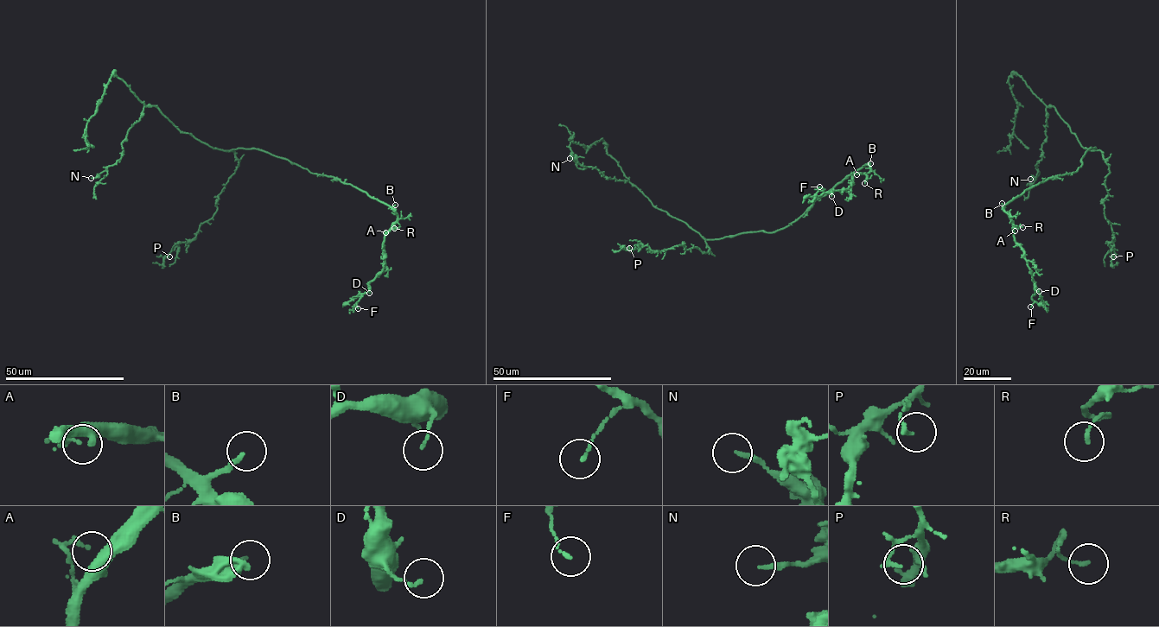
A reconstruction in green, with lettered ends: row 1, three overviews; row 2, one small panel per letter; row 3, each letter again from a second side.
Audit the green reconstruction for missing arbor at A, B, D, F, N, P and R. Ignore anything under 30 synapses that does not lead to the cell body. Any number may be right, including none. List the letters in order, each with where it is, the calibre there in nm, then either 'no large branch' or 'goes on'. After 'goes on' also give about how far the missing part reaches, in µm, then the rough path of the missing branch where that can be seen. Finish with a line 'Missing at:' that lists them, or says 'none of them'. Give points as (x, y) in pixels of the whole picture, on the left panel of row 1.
A: at (385, 232); 150 nm thick; no large branch
B: at (395, 205); 140 nm thick; goes on; about 45 µm are missing; missing branch runs (395, 205), (404, 208), (419, 207), (431, 216), (457, 217), (468, 213)
D: at (369, 293); 100 nm thick; no large branch
F: at (358, 308); 120 nm thick; no large branch
N: at (91, 178); 170 nm thick; no large branch
P: at (169, 256); 150 nm thick; no large branch
R: at (394, 228); 100 nm thick; no large branch
Missing at: B

